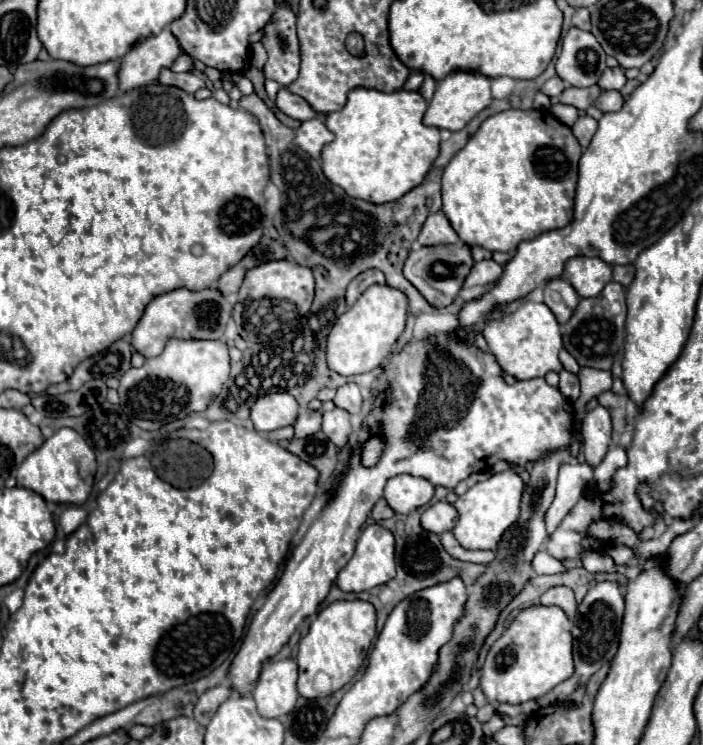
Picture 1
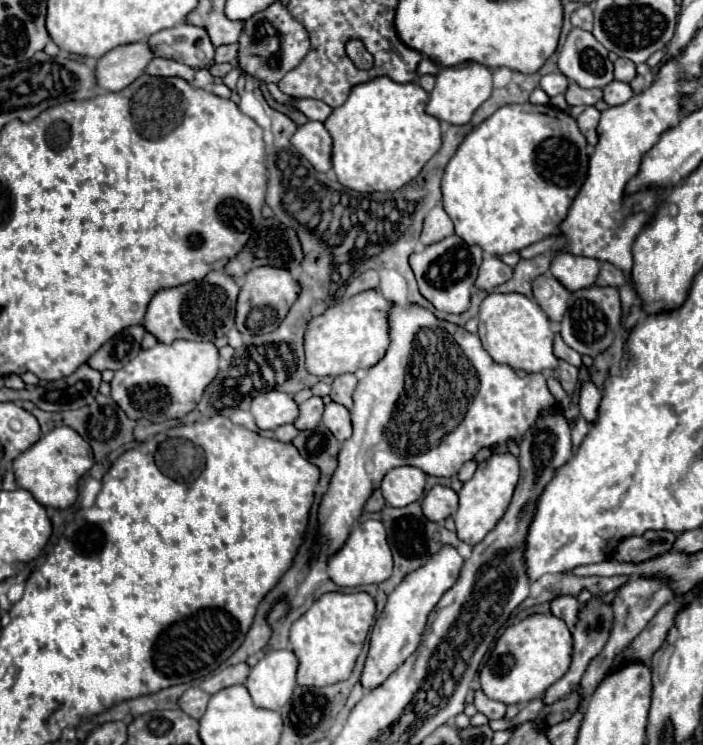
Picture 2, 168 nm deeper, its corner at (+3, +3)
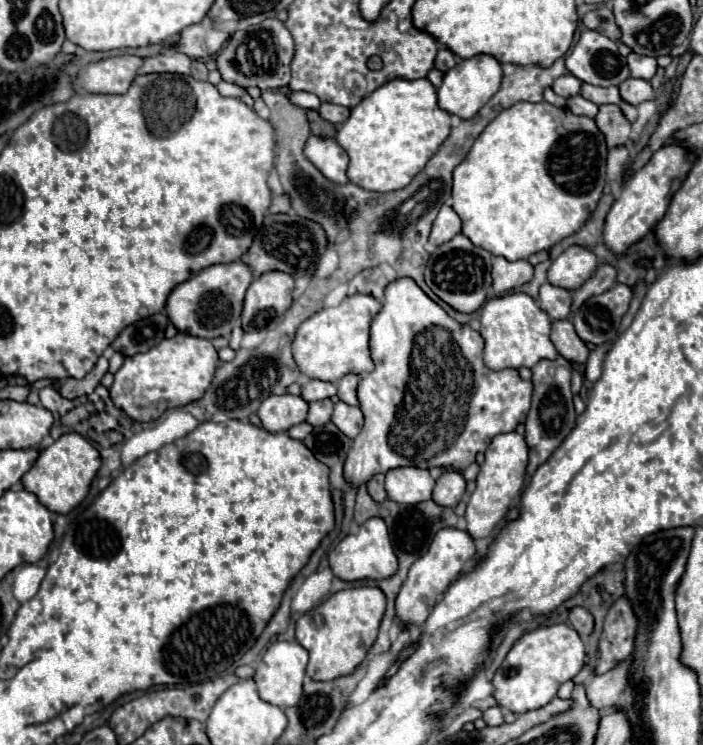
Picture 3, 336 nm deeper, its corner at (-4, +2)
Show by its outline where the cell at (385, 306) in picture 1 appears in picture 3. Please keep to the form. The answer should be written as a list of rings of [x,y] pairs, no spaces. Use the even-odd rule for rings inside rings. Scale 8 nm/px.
[[[352,295],[346,297],[336,307],[324,307],[312,317],[308,317],[296,331],[292,341],[292,355],[302,375],[308,379],[320,379],[336,383],[348,373],[368,373],[374,369],[368,337],[370,321],[380,311],[380,303],[372,295]]]

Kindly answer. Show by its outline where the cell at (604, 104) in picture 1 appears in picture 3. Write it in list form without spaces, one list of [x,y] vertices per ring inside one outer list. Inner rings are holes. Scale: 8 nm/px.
[[[634,77],[624,81],[624,85],[620,85],[620,95],[624,101],[628,101],[632,105],[640,105],[642,101],[654,99],[654,91],[652,91],[650,81],[634,79]]]

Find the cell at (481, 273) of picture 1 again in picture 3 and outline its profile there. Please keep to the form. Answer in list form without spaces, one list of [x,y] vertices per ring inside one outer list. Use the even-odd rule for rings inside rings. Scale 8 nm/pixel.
[[[494,257],[492,265],[492,287],[494,293],[506,293],[528,283],[534,275],[534,267],[528,261],[506,261],[504,257]]]

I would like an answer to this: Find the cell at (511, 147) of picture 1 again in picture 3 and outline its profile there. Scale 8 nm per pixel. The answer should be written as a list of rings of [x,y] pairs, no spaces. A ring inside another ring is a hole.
[[[520,101],[520,103],[504,109],[494,121],[488,123],[488,127],[474,141],[466,159],[454,169],[454,185],[452,185],[452,201],[454,203],[452,203],[452,207],[458,213],[458,217],[462,219],[462,233],[476,247],[482,247],[482,249],[490,251],[492,255],[502,255],[508,261],[518,261],[518,259],[528,259],[534,253],[546,251],[546,249],[554,247],[556,243],[560,243],[564,237],[570,237],[570,235],[578,233],[584,227],[584,223],[590,219],[590,215],[594,213],[594,209],[598,205],[598,199],[602,197],[604,183],[606,183],[606,141],[604,141],[602,131],[596,127],[594,119],[578,117],[570,109],[566,109],[566,107],[560,109],[560,107],[554,107],[546,101],[542,101],[542,103]]]

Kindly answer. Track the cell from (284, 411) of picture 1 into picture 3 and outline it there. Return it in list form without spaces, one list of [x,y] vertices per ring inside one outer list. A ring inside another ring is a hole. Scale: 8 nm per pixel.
[[[272,395],[262,401],[258,409],[258,417],[262,421],[262,427],[270,433],[288,431],[290,427],[306,421],[308,415],[308,403],[298,395]]]

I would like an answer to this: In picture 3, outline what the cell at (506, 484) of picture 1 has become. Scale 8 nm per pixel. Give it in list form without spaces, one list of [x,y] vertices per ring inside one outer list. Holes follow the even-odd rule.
[[[512,431],[512,433],[500,433],[492,439],[492,443],[486,449],[486,461],[482,463],[480,473],[476,477],[476,491],[468,499],[466,531],[472,535],[472,539],[490,537],[494,533],[500,519],[508,513],[508,509],[512,507],[512,503],[516,501],[516,497],[524,487],[526,465],[528,465],[528,445],[524,435]]]

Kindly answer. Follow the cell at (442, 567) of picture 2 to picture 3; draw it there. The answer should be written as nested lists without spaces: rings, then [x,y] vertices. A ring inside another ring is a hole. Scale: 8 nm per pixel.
[[[448,527],[448,529],[440,529],[440,533],[436,533],[436,537],[430,543],[424,557],[416,559],[414,565],[410,567],[408,577],[396,599],[396,615],[402,619],[402,623],[406,627],[412,627],[412,625],[420,627],[428,619],[430,609],[442,597],[444,589],[448,589],[448,585],[468,567],[468,563],[474,559],[474,553],[476,553],[474,539],[468,535],[468,531]]]

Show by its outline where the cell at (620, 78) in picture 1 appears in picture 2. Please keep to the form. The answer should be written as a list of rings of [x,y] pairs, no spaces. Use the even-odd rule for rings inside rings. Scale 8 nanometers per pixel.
[[[625,58],[615,60],[615,80],[631,82],[635,76],[637,76],[637,72],[635,72],[635,64],[631,60],[625,60]]]

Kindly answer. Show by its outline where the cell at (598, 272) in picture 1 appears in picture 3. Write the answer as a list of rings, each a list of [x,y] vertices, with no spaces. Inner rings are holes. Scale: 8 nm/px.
[[[574,245],[552,261],[548,269],[548,283],[574,291],[594,275],[596,267],[598,267],[596,255],[586,247]]]

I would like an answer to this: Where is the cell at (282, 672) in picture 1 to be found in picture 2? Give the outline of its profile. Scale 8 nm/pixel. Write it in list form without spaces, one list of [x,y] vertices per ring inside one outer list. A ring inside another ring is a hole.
[[[271,650],[253,668],[245,682],[255,706],[267,710],[281,710],[293,688],[297,672],[297,658],[291,650]]]

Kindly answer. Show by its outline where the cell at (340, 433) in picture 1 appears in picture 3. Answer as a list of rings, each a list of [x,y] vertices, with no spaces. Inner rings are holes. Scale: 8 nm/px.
[[[338,401],[334,405],[334,413],[332,413],[332,423],[350,439],[354,439],[360,429],[362,429],[362,411],[360,407],[352,407],[352,405],[344,405],[342,401]]]

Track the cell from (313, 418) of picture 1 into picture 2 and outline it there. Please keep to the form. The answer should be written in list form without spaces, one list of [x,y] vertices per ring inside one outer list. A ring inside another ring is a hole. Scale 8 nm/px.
[[[313,396],[299,406],[299,418],[293,424],[297,430],[313,430],[319,426],[321,414],[323,414],[323,400],[319,396]]]

